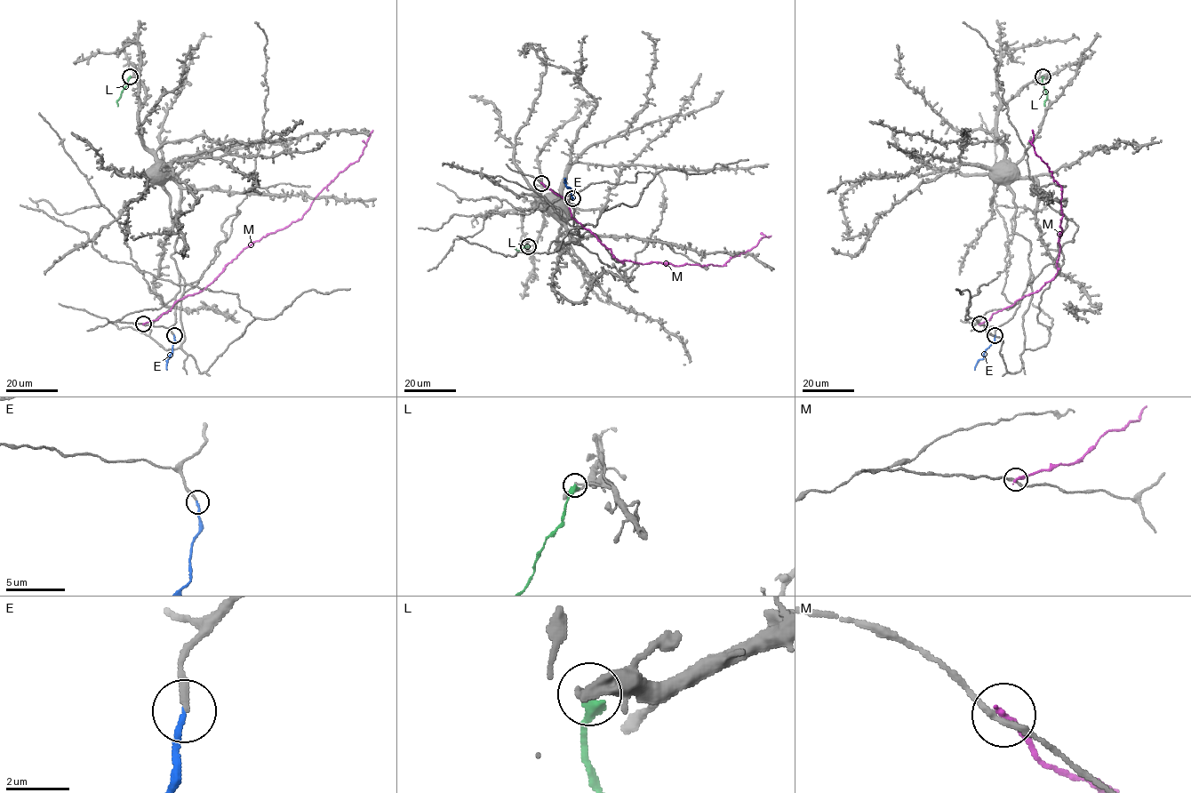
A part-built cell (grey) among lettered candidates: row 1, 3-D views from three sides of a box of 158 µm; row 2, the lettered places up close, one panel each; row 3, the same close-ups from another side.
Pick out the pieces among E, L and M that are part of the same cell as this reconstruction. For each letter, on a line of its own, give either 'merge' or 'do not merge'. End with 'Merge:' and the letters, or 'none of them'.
E: merge
L: do not merge
M: do not merge
Merge: E

